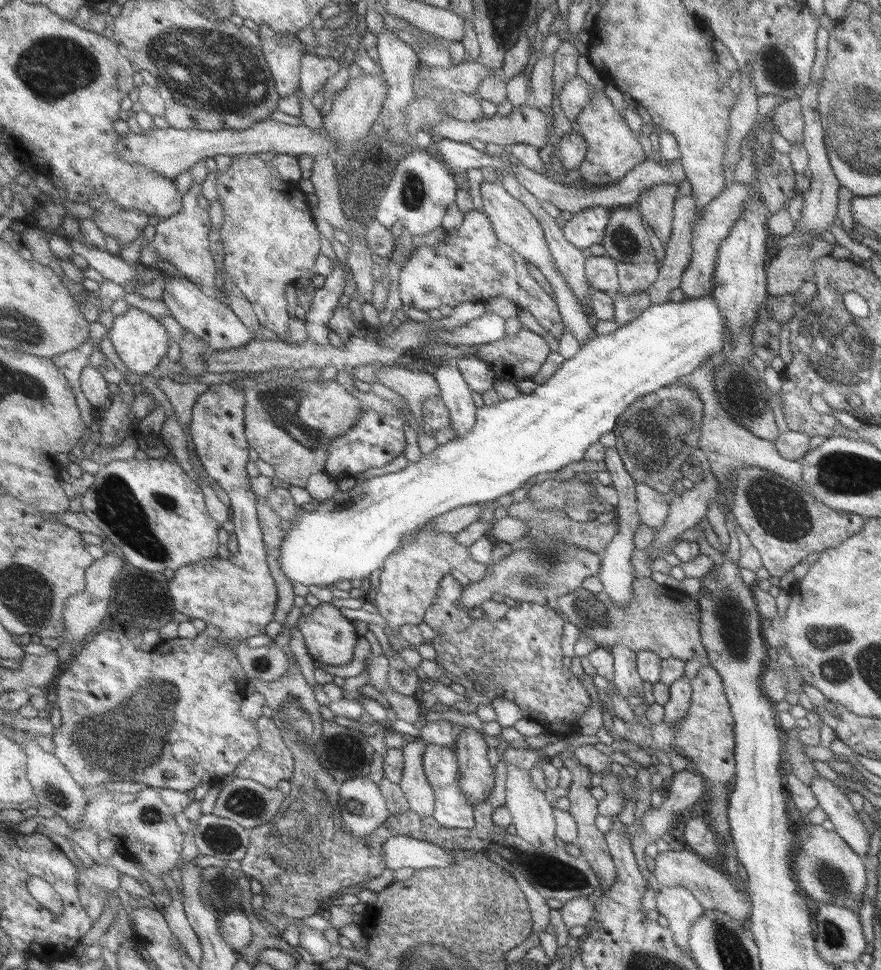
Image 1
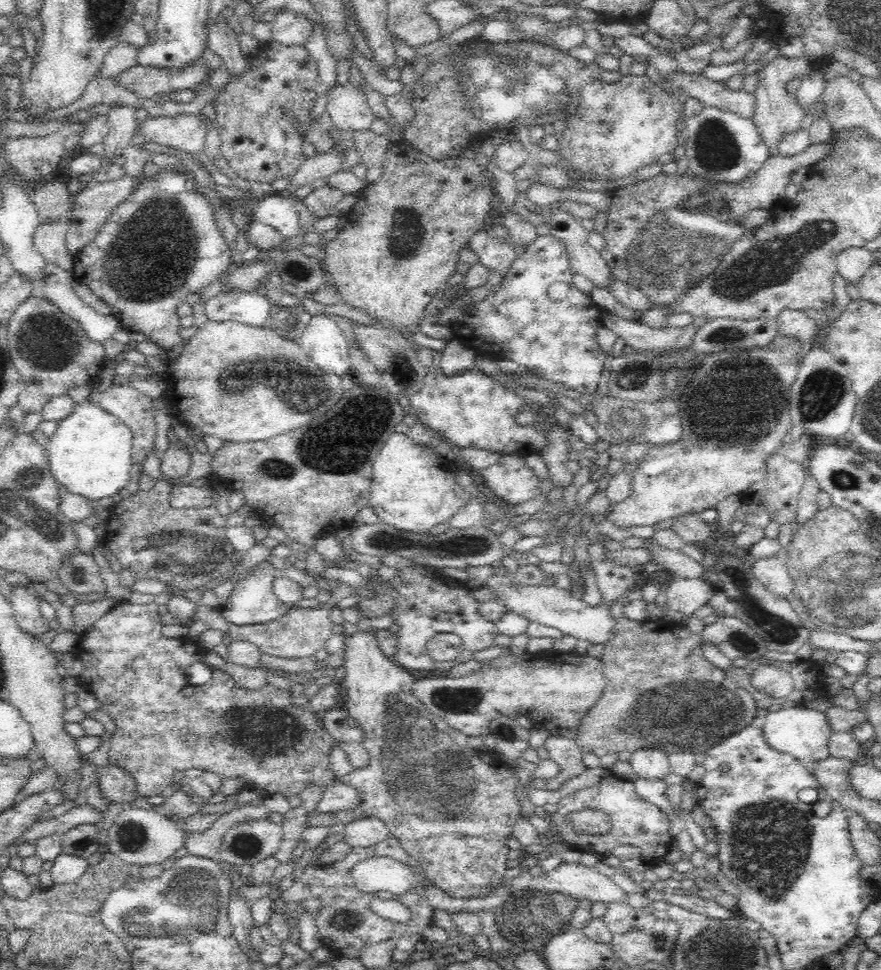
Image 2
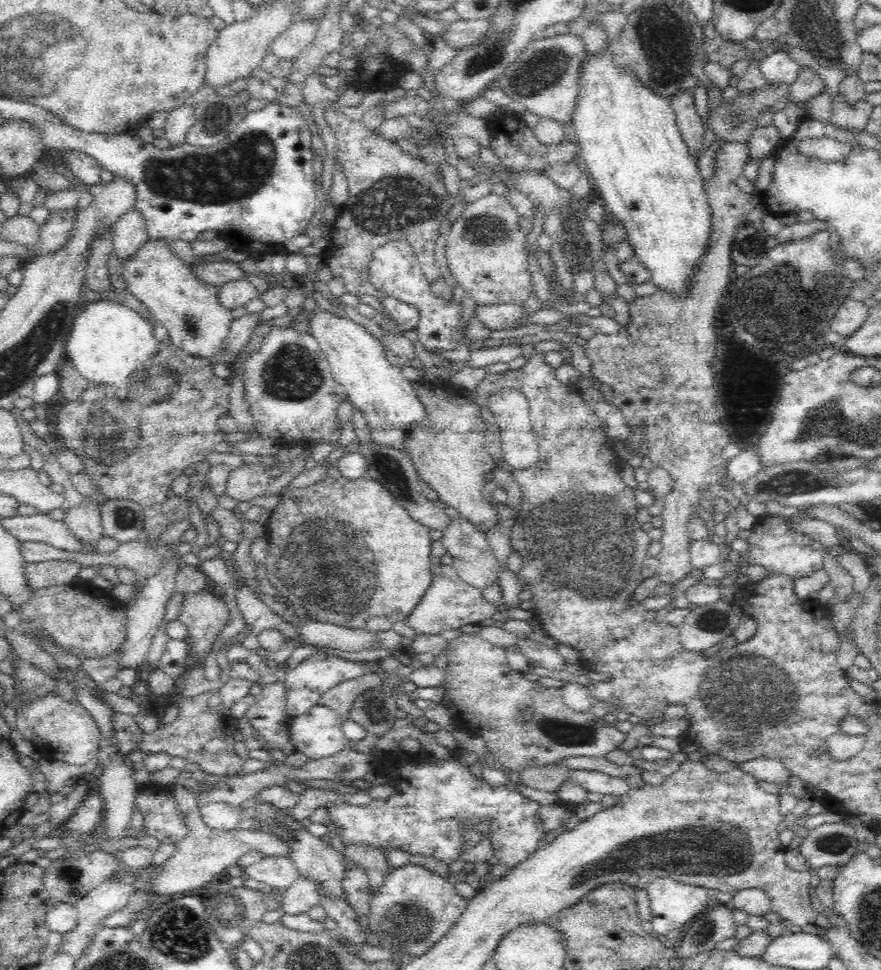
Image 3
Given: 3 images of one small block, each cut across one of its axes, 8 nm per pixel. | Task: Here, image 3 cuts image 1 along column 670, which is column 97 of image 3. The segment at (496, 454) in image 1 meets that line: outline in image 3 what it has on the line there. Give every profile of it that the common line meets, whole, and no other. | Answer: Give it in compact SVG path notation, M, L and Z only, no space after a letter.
M102 299L90 302L76 315L67 337L65 355L76 365L78 374L94 386L114 387L119 395L125 395L130 376L156 355L158 344L150 320L118 301Z

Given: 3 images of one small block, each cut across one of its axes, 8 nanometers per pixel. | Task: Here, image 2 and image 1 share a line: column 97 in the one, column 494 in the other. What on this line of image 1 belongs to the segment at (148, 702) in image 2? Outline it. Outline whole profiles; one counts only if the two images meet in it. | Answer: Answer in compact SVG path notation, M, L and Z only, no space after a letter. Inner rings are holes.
M448 574L445 576L442 584L440 585L440 590L438 593L438 598L432 607L428 609L427 618L425 622L438 631L438 636L432 642L432 645L436 648L438 656L435 659L438 664L440 664L445 670L448 672L448 676L452 679L453 682L460 682L462 688L466 694L467 700L465 702L458 702L455 706L452 706L452 711L461 711L463 713L476 713L477 705L480 704L491 704L495 698L502 697L505 700L510 700L514 702L520 709L523 710L524 717L532 718L537 722L542 722L542 726L546 724L546 722L550 722L550 720L574 720L574 722L578 722L578 720L587 712L587 707L591 705L591 698L589 697L589 693L585 690L584 686L578 682L578 680L573 676L572 672L570 672L570 668L564 667L562 664L562 660L565 660L564 652L562 652L562 646L560 646L560 639L562 639L562 631L564 631L564 620L561 618L560 613L556 613L553 608L546 607L542 604L534 604L531 602L522 602L519 601L516 605L511 606L508 609L508 613L504 618L500 618L500 620L481 620L474 619L470 616L469 612L472 611L472 608L466 610L464 606L462 606L462 595L464 595L464 587L463 582L458 581L452 574ZM474 682L481 684L482 689L484 689L483 694L478 693L476 688L474 687Z

